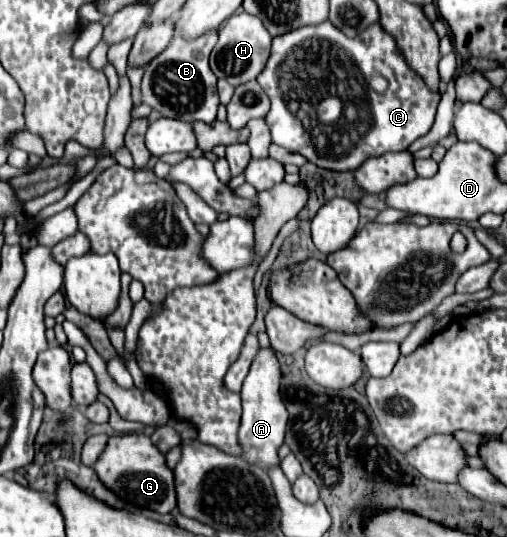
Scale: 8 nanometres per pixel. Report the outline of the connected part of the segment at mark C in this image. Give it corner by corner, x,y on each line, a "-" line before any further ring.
329,20
281,34
273,38
271,56
257,82
271,100
265,122
269,124
273,144
305,156
319,168
337,172
357,170
371,156
407,150
409,144
431,130
441,100
439,92
433,92
419,76
413,76
397,42
381,24
371,24
355,38
347,38

